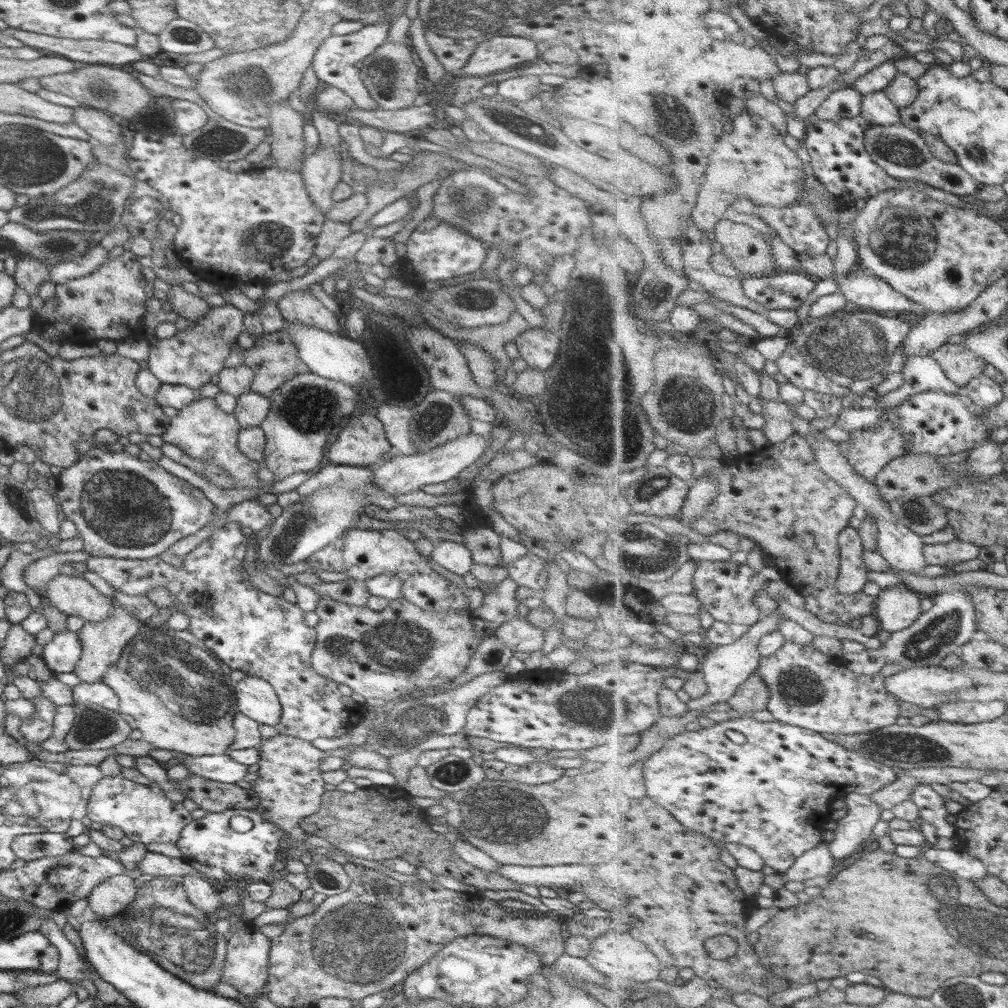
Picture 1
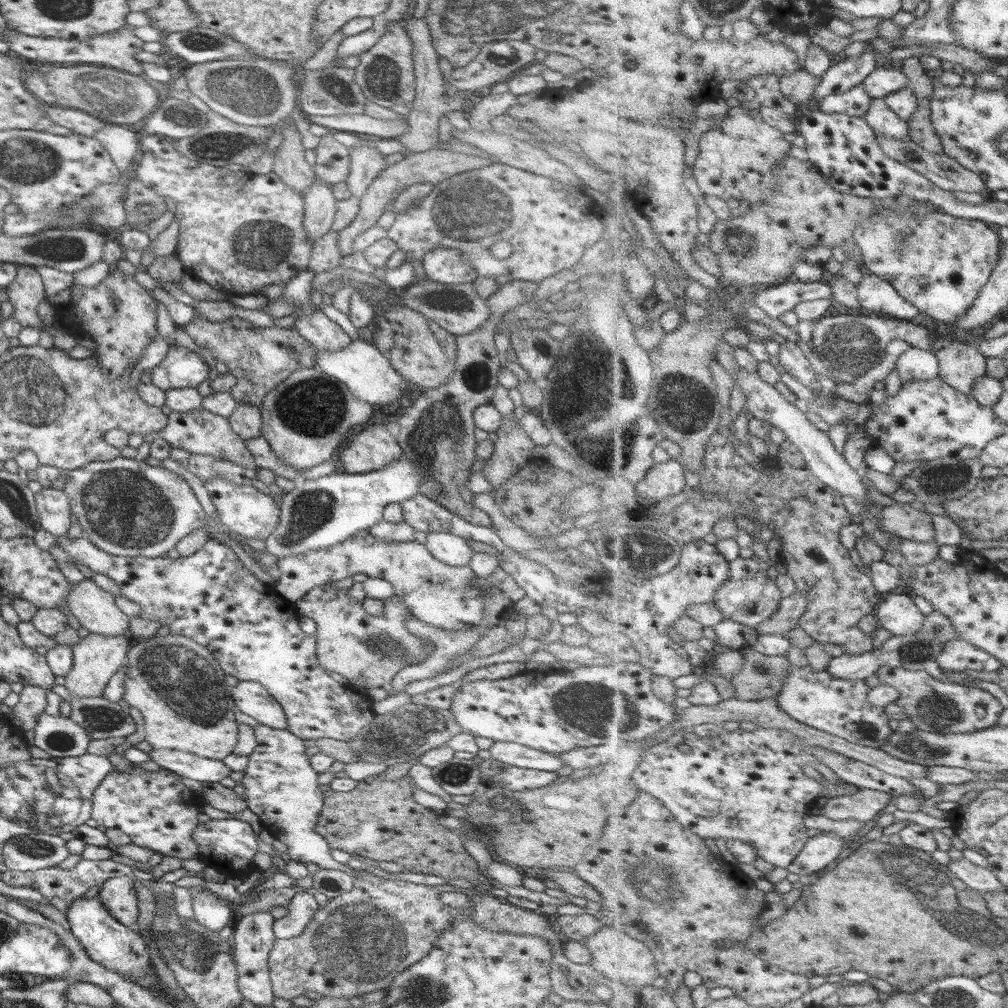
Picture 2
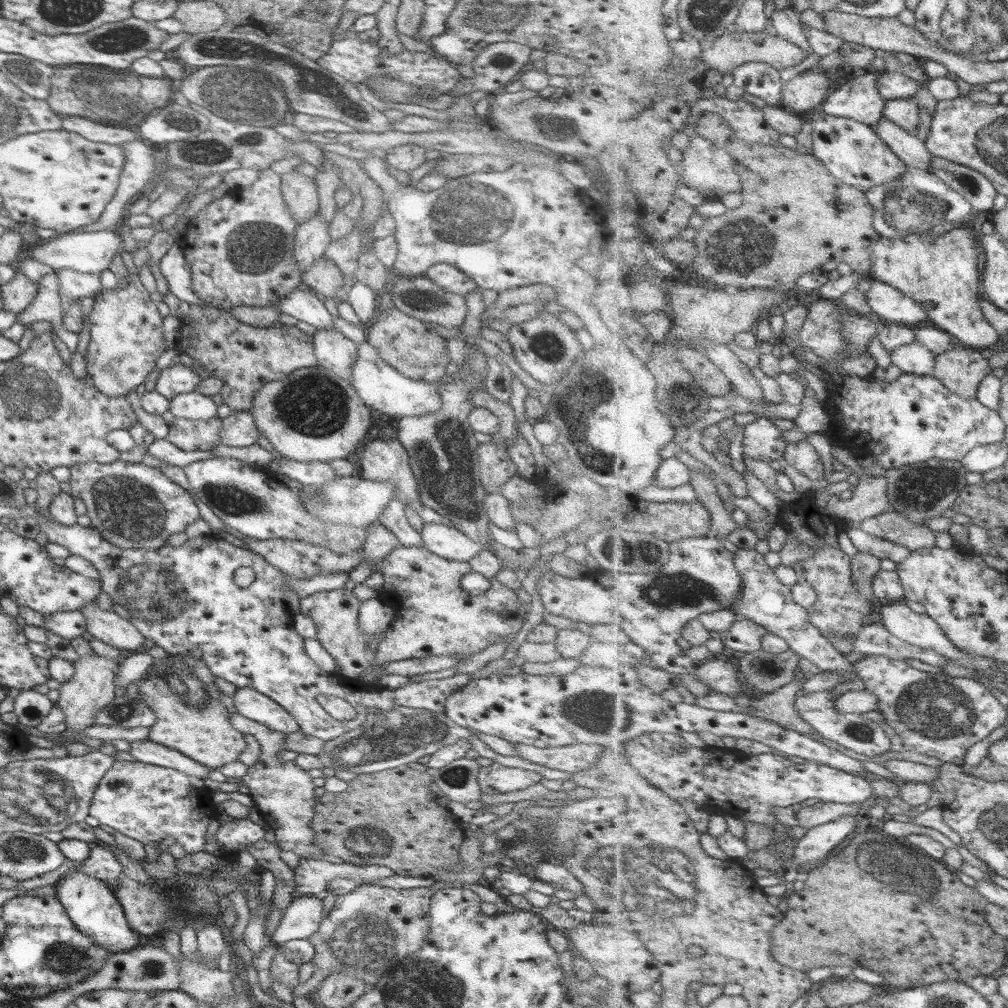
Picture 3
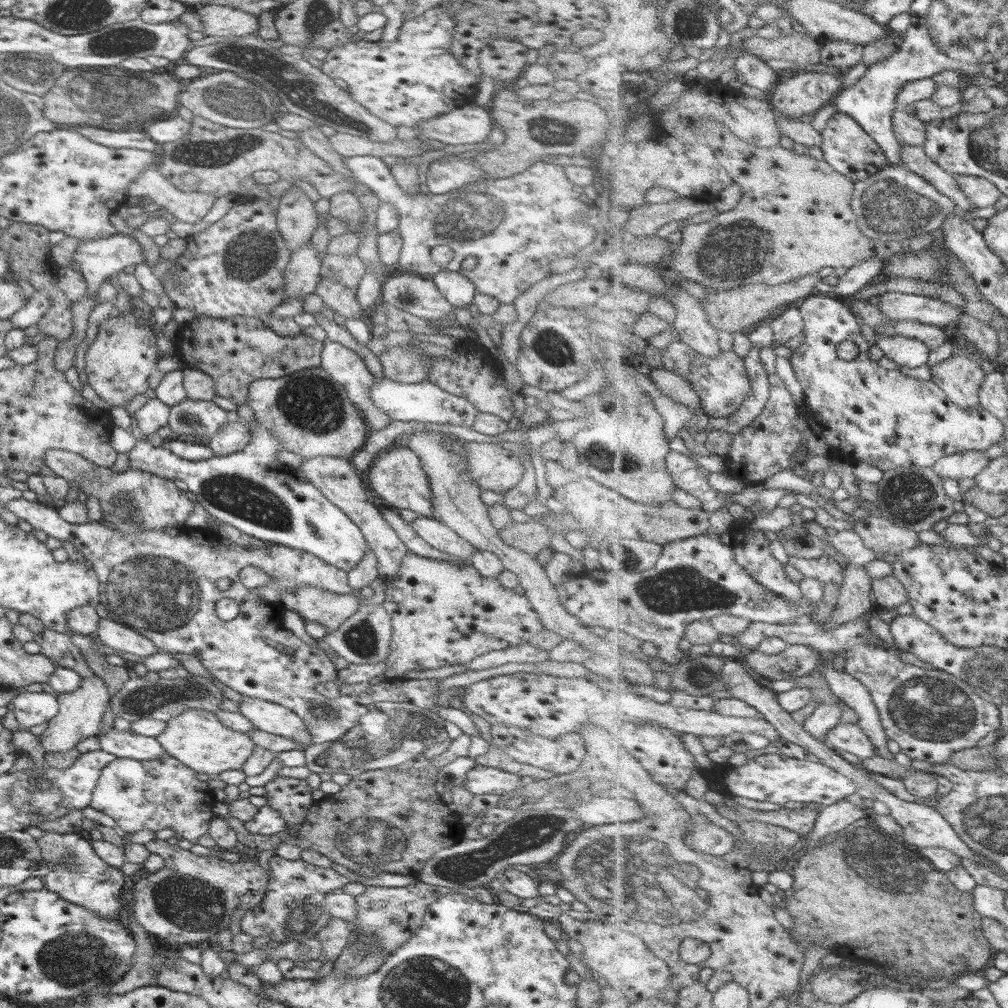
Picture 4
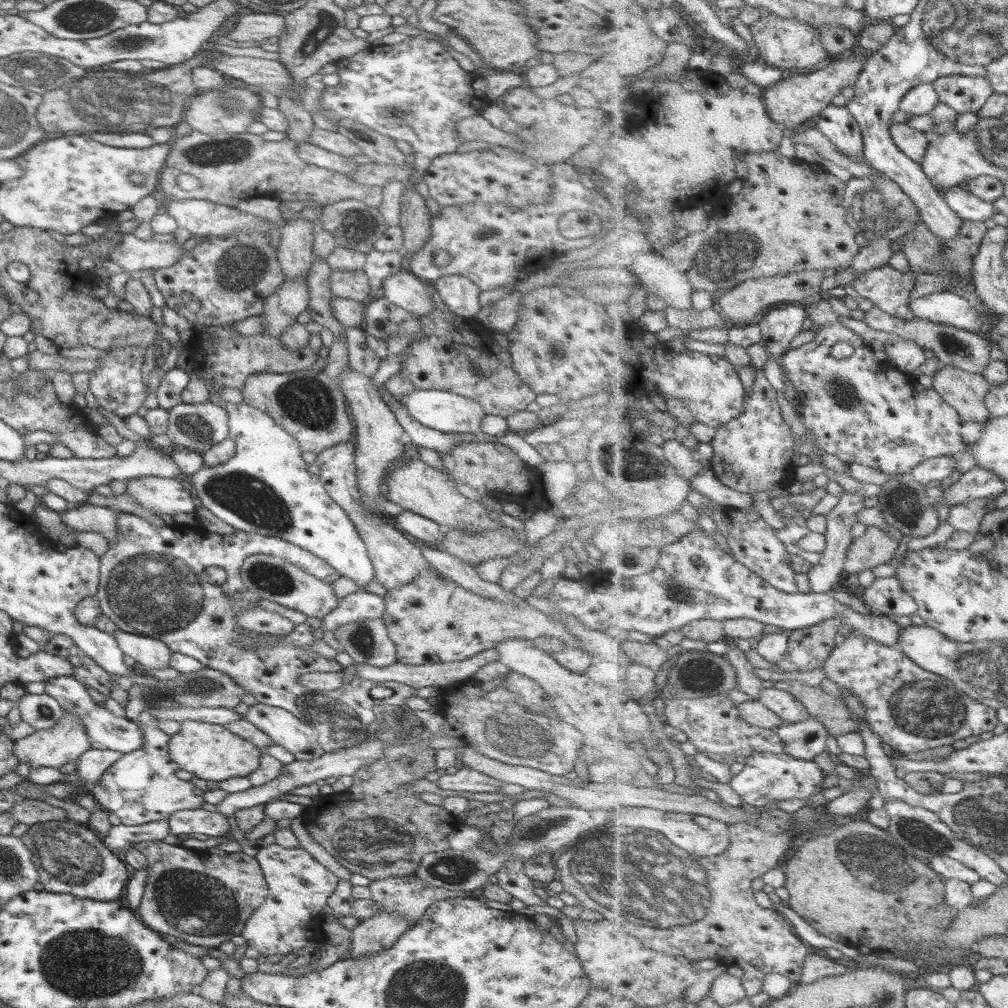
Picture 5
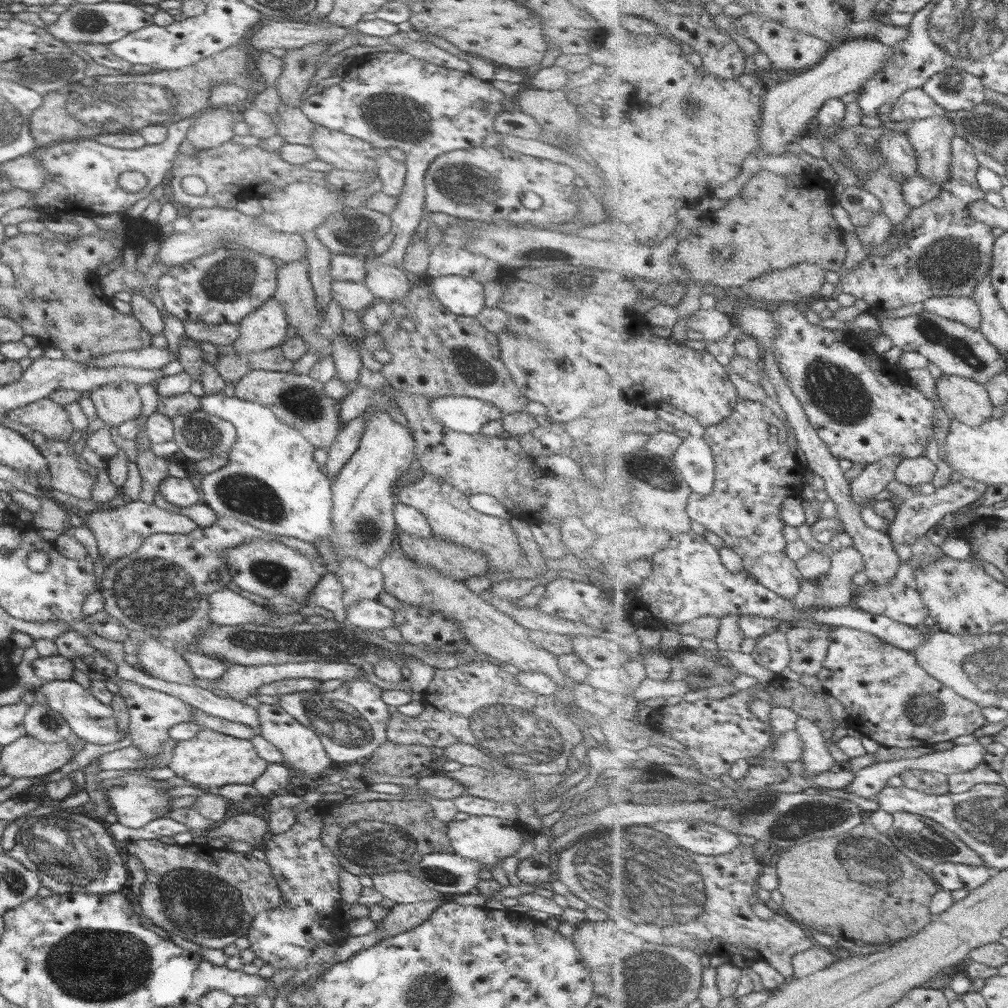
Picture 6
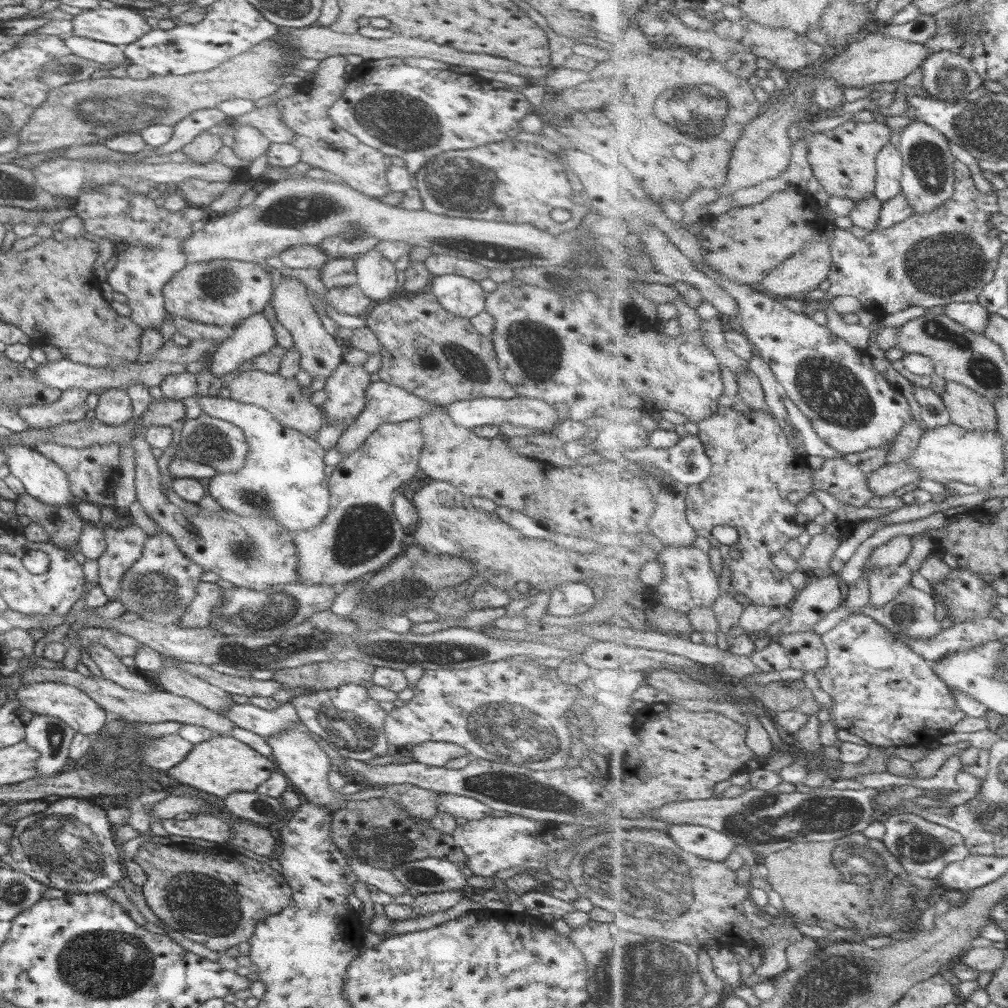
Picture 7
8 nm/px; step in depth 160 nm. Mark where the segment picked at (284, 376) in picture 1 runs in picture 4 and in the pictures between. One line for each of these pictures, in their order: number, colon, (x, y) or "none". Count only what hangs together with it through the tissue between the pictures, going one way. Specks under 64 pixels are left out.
2: (264, 358)
3: (244, 358)
4: (235, 351)

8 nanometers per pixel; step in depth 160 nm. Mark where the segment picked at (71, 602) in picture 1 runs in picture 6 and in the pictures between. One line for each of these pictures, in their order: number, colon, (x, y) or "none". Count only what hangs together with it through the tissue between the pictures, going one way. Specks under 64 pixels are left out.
2: (95, 610)
3: (104, 625)
4: (114, 635)
5: (147, 653)
6: (154, 659)

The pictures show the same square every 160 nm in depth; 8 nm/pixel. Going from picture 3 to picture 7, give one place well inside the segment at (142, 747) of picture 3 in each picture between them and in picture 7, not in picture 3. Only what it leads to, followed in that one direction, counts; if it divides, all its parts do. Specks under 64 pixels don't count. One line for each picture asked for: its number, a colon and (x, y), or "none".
4: (129, 744)
5: (105, 731)
6: (90, 720)
7: (73, 707)

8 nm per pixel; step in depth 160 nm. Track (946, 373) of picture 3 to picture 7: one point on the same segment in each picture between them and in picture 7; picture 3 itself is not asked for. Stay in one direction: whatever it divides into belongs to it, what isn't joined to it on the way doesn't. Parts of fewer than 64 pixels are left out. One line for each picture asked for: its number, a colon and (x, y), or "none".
4: (961, 379)
5: (966, 392)
6: (967, 401)
7: (968, 409)

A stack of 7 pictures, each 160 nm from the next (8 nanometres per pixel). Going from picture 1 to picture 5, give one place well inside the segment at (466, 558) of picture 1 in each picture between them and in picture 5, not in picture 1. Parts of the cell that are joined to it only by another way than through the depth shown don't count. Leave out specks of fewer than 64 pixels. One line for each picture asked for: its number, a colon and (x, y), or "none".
2: (451, 550)
3: (448, 543)
4: (437, 535)
5: (424, 530)

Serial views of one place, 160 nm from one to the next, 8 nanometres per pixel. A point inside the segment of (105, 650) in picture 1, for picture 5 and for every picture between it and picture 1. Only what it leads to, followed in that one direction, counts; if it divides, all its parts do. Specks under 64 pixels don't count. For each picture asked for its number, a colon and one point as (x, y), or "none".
2: (96, 658)
3: (91, 686)
4: (79, 712)
5: (63, 742)

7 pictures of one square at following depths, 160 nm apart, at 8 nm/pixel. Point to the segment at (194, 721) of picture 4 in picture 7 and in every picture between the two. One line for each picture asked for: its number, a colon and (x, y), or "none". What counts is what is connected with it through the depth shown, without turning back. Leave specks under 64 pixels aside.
5: (209, 751)
6: (210, 758)
7: (219, 765)

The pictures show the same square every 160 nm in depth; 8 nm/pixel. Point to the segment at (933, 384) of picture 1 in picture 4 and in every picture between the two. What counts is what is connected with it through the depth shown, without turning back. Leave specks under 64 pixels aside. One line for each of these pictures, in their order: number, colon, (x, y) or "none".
2: (914, 364)
3: (914, 358)
4: (906, 352)

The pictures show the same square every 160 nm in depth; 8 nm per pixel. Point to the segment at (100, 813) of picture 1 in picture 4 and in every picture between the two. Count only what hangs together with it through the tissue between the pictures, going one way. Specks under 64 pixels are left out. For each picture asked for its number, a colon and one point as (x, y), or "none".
2: (152, 808)
3: (146, 803)
4: (152, 795)

